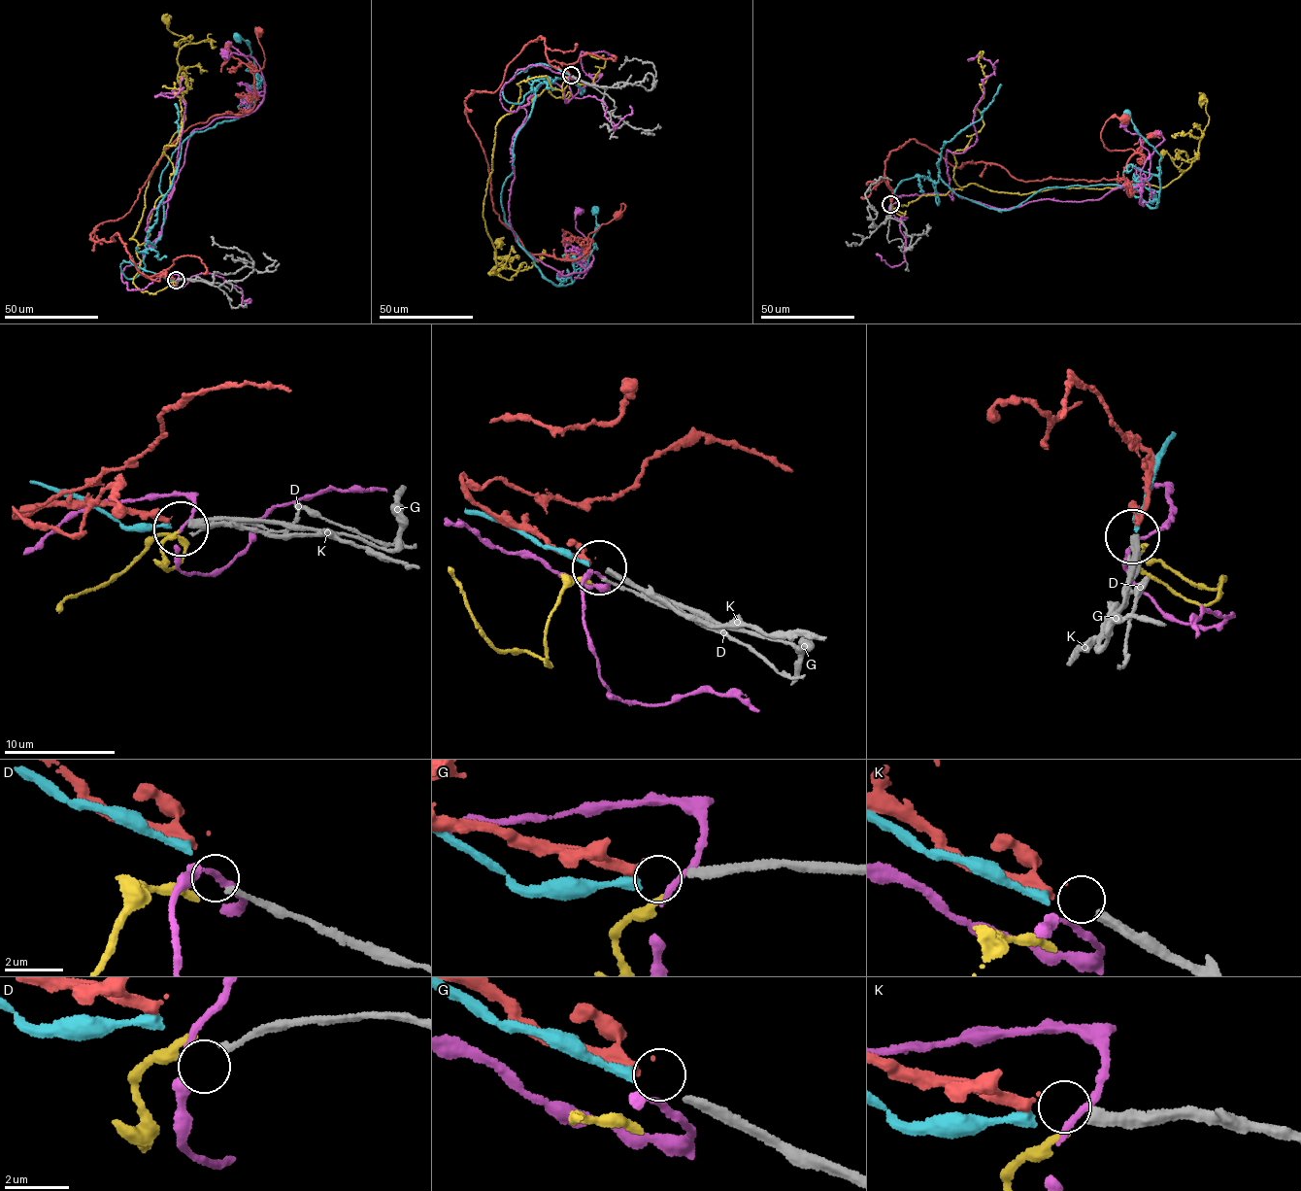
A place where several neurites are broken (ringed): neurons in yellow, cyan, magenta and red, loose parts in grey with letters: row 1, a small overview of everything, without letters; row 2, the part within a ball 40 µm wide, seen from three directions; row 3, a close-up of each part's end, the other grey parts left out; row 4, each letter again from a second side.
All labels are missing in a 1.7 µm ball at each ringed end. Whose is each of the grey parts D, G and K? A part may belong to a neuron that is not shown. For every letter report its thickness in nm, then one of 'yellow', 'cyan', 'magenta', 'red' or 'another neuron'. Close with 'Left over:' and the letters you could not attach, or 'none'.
D: 200 nm thick; another neuron
G: 280 nm thick; cyan
K: 380 nm thick; red
Left over: D

